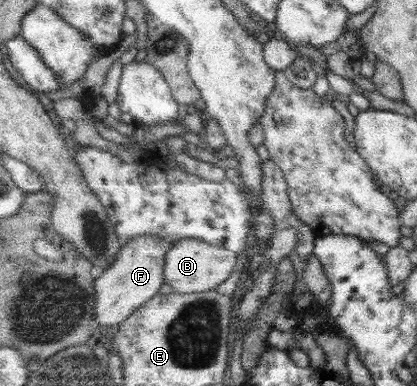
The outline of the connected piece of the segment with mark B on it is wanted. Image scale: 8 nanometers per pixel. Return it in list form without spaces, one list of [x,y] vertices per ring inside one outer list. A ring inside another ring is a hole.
[[[182,238],[166,254],[166,284],[183,294],[205,292],[223,284],[235,272],[237,253],[196,238]]]

